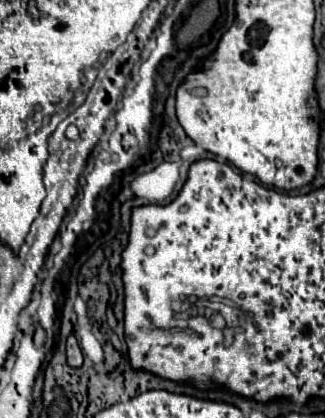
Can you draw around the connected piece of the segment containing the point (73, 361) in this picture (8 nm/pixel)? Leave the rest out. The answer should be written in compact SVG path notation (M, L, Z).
M73 335L67 337L67 363L69 367L81 367L83 365L83 351Z

